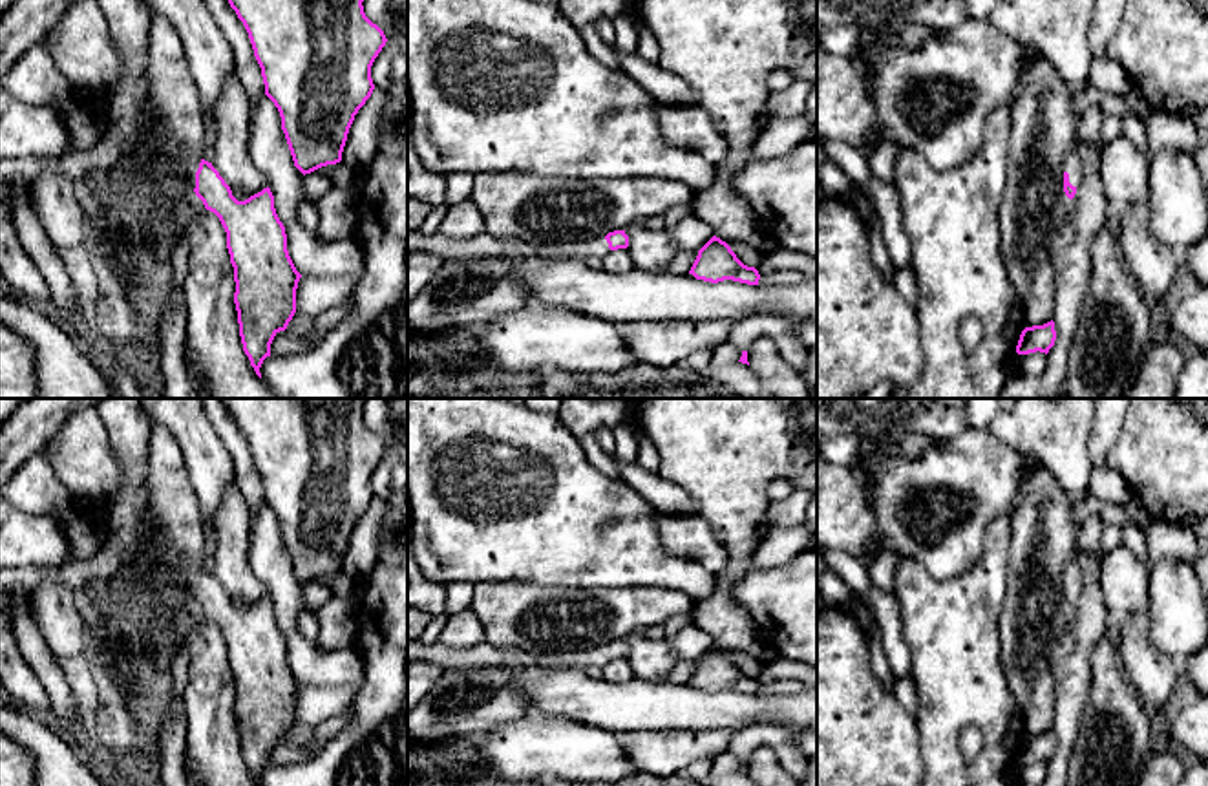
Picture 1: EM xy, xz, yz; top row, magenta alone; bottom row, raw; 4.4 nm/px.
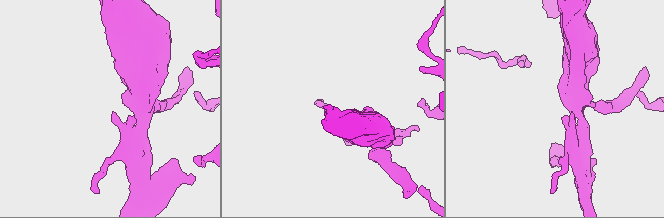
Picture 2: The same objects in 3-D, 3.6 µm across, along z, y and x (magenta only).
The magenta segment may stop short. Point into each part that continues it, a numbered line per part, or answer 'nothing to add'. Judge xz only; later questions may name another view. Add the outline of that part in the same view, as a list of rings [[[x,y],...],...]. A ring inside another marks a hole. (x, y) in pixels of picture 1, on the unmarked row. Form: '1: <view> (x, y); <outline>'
1: xz (485, 655); [[[408,640],[408,660],[424,660],[437,664],[446,669],[468,669],[468,667],[546,667],[563,669],[578,667],[585,669],[590,665],[605,667],[610,658],[605,645],[572,649],[572,651],[548,651],[548,653],[528,653],[517,647],[493,647],[481,643],[470,649],[453,649],[444,645],[440,640],[433,645],[426,645],[420,640]]]

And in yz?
1: yz (1071, 573); [[[1071,558],[1064,568],[1064,581],[1069,583],[1069,592],[1076,598],[1082,594],[1082,585],[1084,585],[1084,574],[1078,567],[1078,563]]]

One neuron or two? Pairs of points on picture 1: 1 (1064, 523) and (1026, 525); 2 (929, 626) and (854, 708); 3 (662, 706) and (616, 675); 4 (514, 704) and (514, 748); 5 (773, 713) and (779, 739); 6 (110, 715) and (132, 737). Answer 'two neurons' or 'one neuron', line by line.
1: one neuron
2: two neurons
3: two neurons
4: two neurons
5: two neurons
6: one neuron

